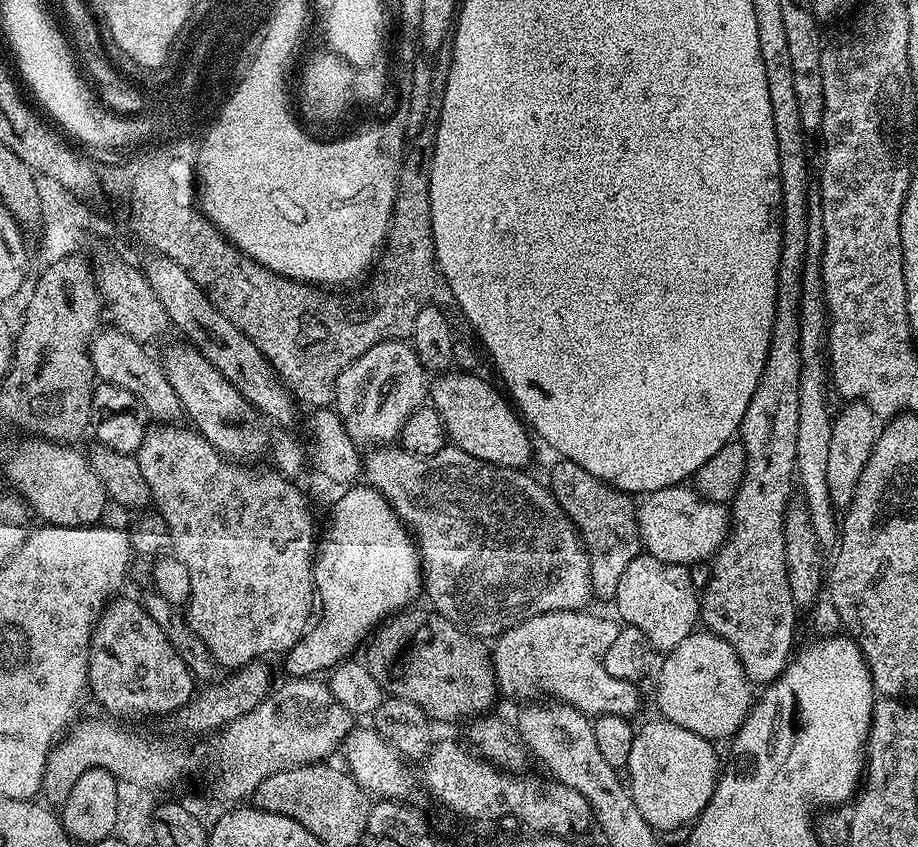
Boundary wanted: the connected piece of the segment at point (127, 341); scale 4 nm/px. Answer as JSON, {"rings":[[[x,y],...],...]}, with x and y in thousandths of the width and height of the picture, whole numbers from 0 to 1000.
{"rings":[[[125,386],[115,387],[106,391],[96,406],[96,417],[105,438],[106,450],[123,453],[133,460],[142,460],[142,465],[150,470],[150,475],[162,492],[169,494],[173,499],[193,499],[200,491],[200,481],[194,465],[190,465],[190,456],[185,456],[185,446],[181,446],[178,429],[171,421],[169,425],[161,417],[162,412],[146,399],[142,399]]]}

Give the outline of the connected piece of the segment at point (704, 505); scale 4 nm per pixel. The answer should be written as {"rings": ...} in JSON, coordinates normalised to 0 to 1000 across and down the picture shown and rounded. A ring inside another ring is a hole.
{"rings":[[[754,574],[712,579],[696,591],[693,615],[697,619],[697,641],[707,656],[727,666],[753,668],[775,662],[793,636],[795,604],[788,595],[769,589]]]}

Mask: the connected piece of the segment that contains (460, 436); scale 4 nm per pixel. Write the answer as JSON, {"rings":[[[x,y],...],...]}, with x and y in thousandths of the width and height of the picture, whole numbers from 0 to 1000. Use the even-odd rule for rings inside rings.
{"rings":[[[489,437],[472,449],[475,450],[468,453],[468,477],[477,484],[487,518],[496,528],[508,531],[508,536],[527,548],[568,555],[576,551],[581,516],[563,483],[539,452],[531,453],[523,442],[500,437]]]}

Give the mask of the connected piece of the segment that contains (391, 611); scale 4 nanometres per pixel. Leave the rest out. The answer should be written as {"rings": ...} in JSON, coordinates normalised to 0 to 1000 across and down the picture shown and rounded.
{"rings":[[[410,576],[401,581],[378,581],[366,600],[366,614],[362,614],[357,638],[349,647],[349,666],[344,666],[341,685],[349,685],[346,731],[337,745],[308,776],[315,799],[343,799],[356,795],[371,780],[378,780],[388,764],[391,766],[405,747],[425,727],[440,721],[460,699],[458,652],[453,648],[448,628],[431,610],[431,604]]]}

